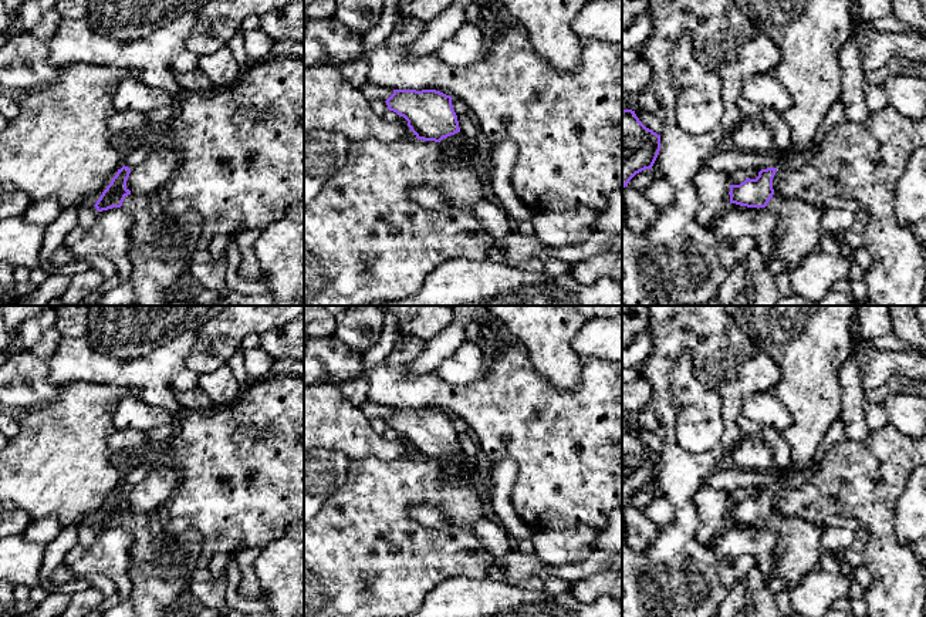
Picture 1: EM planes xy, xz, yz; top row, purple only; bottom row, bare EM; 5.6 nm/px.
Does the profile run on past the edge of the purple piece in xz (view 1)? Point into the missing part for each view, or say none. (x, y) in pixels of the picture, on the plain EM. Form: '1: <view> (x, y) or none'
1: xz (458, 458)

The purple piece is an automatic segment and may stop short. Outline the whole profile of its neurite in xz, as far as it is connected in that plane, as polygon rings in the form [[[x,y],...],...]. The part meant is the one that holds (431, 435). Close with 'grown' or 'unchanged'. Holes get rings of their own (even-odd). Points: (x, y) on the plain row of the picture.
[[[393,408],[385,419],[389,429],[408,439],[418,458],[440,461],[445,465],[464,465],[452,415],[436,408]]]; grown

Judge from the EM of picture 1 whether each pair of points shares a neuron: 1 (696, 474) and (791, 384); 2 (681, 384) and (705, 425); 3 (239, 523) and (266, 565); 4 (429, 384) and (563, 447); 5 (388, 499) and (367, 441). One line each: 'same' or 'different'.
1: different
2: same
3: different
4: same
5: different

